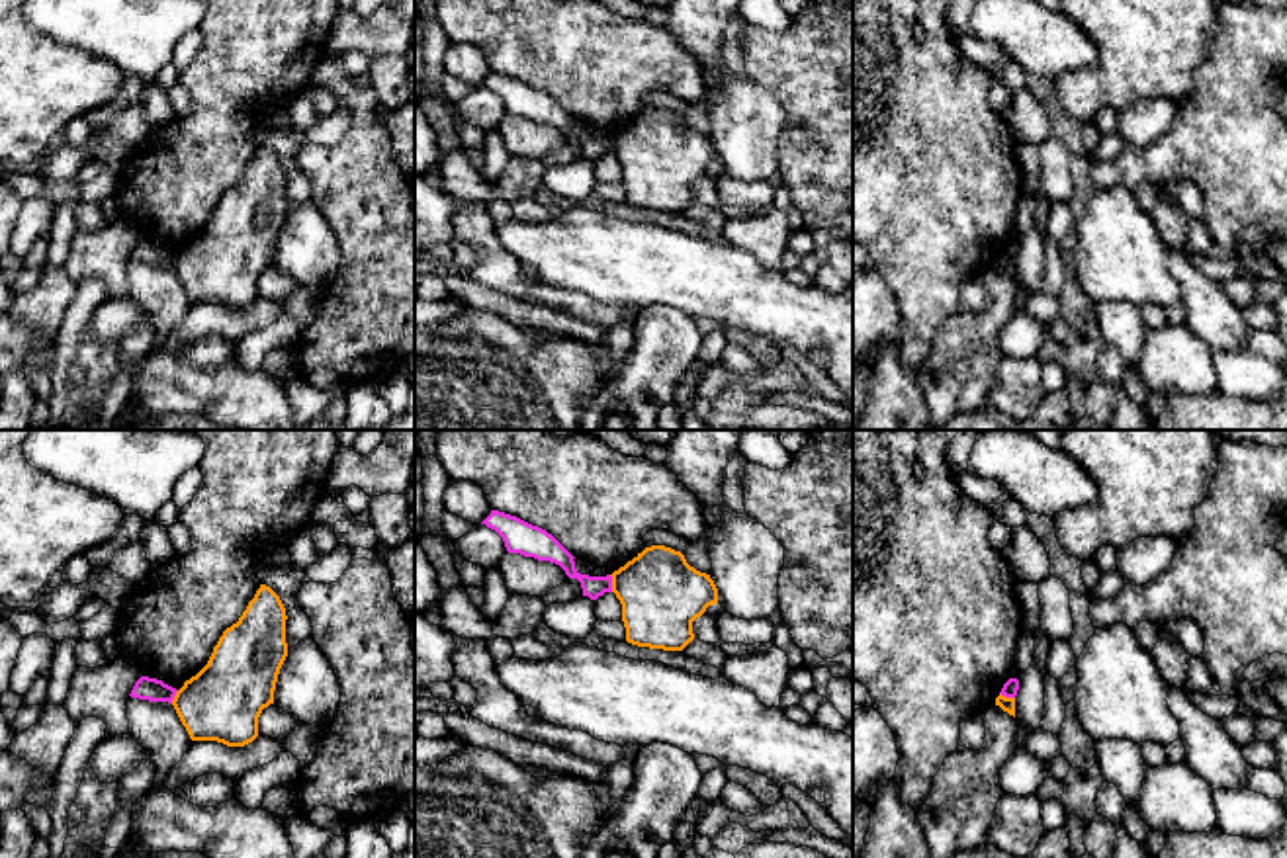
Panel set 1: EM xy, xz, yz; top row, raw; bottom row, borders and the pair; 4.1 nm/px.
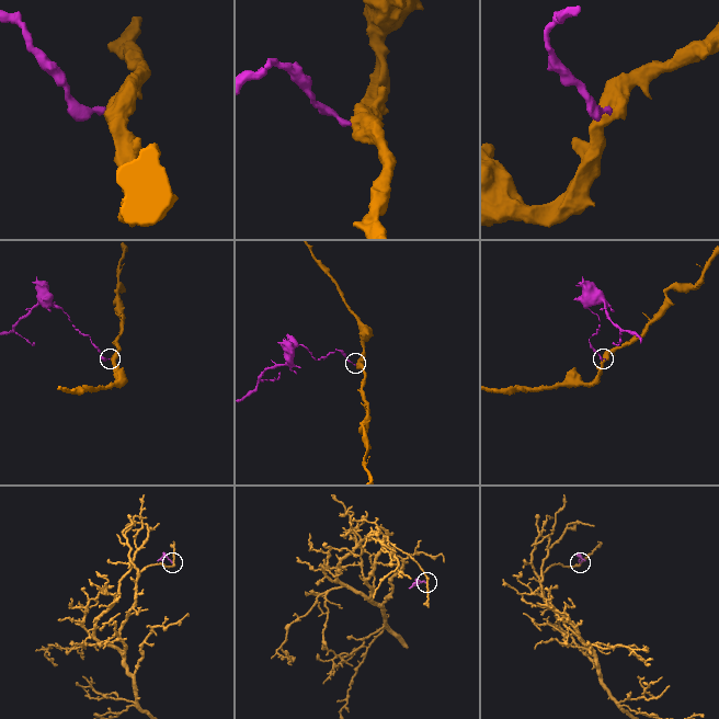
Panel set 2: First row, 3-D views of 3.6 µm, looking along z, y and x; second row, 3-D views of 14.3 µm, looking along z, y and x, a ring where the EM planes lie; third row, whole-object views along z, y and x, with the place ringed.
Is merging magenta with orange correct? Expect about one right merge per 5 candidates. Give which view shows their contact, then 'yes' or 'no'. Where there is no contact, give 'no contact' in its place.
xz | no

